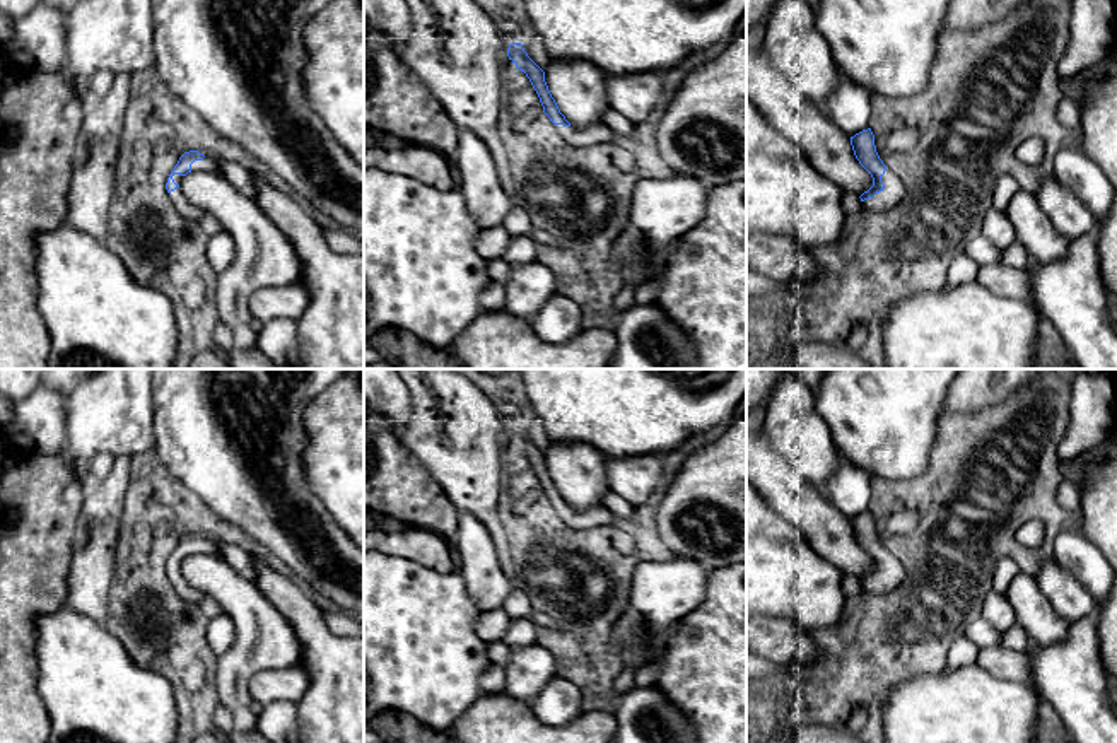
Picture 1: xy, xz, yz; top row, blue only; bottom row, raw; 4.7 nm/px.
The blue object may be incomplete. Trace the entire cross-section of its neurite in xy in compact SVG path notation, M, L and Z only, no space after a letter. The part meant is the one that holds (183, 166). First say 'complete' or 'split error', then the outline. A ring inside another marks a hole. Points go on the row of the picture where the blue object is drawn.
split error | M190 150L179 157L178 164L174 166L174 169L167 178L166 190L169 193L173 207L184 219L198 222L205 215L205 212L196 205L193 205L181 190L183 178L191 171L205 171L215 174L220 174L220 171L219 162L213 157L203 155L198 150Z

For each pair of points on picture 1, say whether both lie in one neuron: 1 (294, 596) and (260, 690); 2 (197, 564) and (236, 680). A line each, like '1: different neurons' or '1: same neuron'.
1: different neurons
2: same neuron

